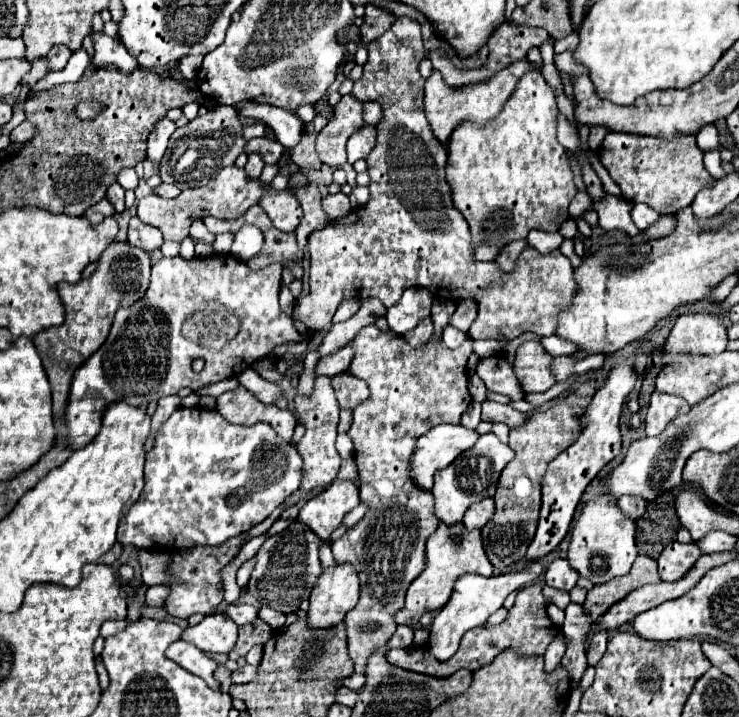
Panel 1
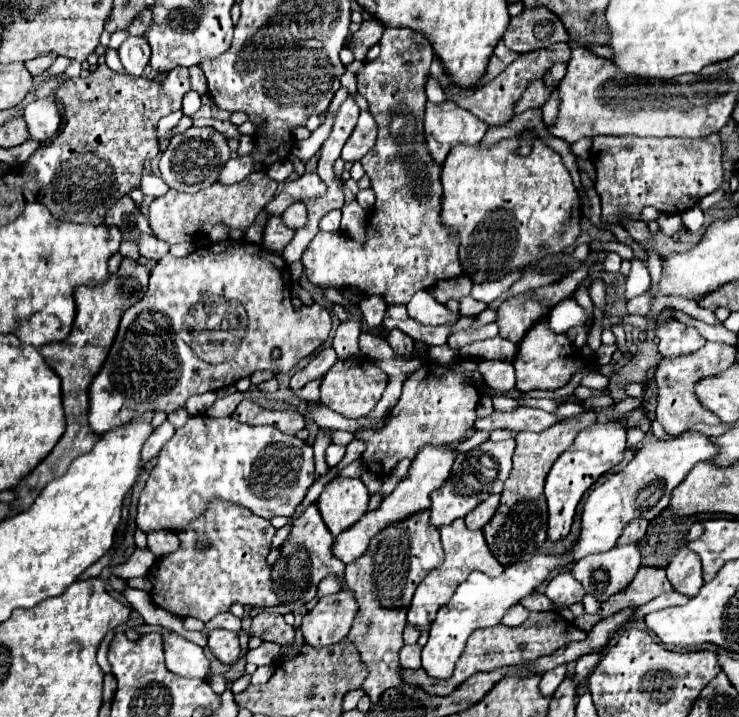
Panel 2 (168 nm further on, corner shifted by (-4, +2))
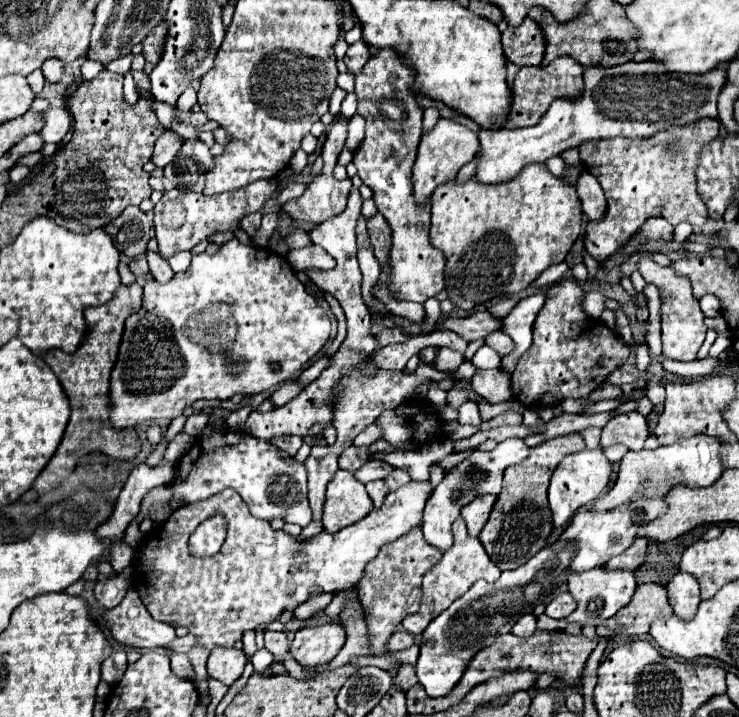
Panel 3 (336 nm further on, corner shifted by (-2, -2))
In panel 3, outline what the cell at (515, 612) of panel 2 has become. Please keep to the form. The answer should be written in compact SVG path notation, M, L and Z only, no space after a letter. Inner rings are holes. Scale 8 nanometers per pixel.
M524 614L512 628L512 634L516 636L522 636L522 638L528 638L536 632L536 616L534 614Z

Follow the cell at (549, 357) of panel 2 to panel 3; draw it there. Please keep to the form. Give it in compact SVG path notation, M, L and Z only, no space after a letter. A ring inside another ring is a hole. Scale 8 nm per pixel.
M574 278L546 288L546 302L534 322L534 342L512 372L514 398L534 412L556 406L566 398L588 398L630 354L630 348L618 338L616 330L584 312L582 300L584 290Z

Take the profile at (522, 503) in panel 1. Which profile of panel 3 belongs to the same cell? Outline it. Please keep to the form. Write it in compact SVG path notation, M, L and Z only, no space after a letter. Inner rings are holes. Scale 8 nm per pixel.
M580 434L564 438L558 436L546 440L536 448L530 448L530 456L526 460L510 466L504 472L502 492L498 494L498 500L490 512L490 520L478 536L486 554L500 570L516 570L546 546L546 540L554 528L546 498L550 476L556 470L556 466L564 460L564 456L580 450L584 450L584 440Z

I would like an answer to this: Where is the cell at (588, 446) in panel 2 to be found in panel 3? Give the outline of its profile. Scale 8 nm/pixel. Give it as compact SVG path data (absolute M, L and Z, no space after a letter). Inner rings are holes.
M584 450L572 456L566 456L562 464L554 470L552 480L550 480L550 490L548 490L548 500L550 500L550 510L552 510L552 522L554 526L566 526L574 512L592 500L596 500L604 488L610 482L610 462L606 460L602 450Z

